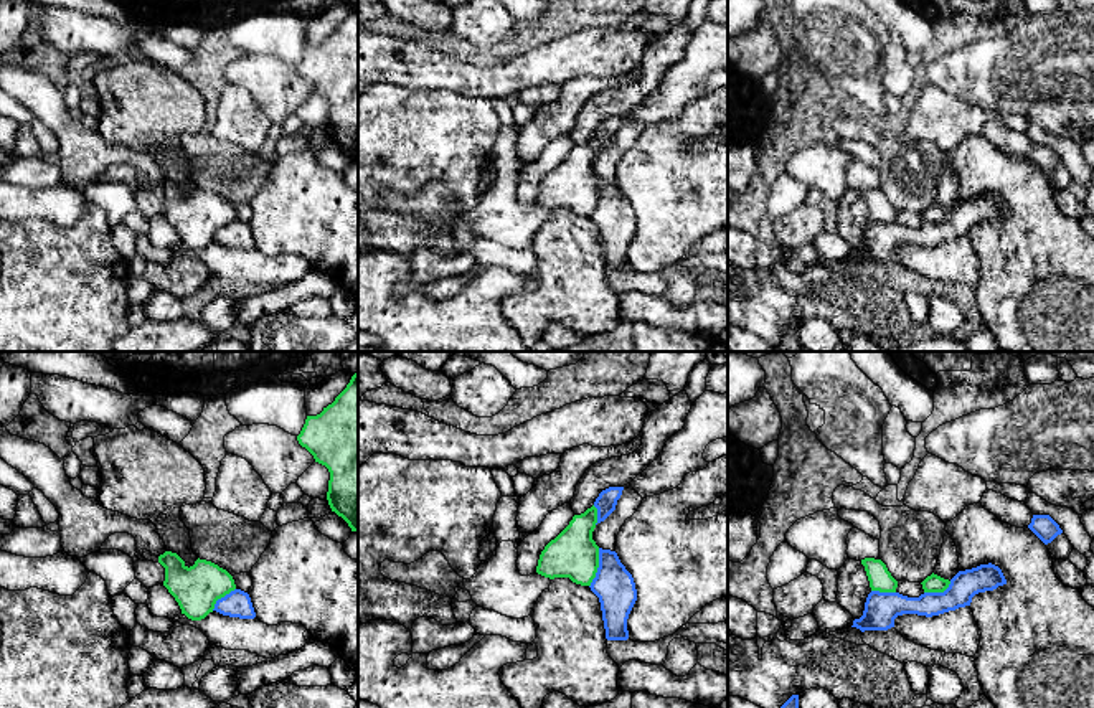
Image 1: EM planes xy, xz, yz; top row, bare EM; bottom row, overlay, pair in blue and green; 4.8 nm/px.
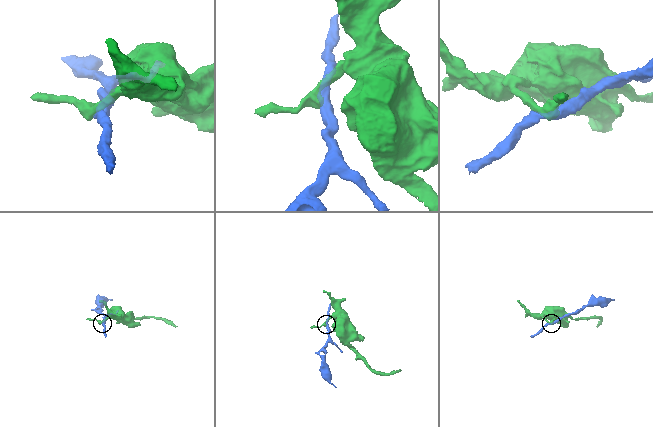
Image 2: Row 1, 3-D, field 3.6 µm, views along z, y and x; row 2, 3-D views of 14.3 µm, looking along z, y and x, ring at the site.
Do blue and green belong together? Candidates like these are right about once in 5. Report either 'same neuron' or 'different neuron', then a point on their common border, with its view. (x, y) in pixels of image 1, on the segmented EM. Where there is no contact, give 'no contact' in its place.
different neuron | xz (598, 568)

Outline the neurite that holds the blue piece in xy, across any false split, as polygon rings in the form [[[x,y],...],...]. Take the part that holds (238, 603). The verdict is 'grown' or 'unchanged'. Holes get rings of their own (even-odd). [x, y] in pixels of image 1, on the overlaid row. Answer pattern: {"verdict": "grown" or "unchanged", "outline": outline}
{"verdict": "unchanged", "outline": [[[234,589],[215,604],[216,612],[229,617],[254,619],[256,612],[248,592]]]}

